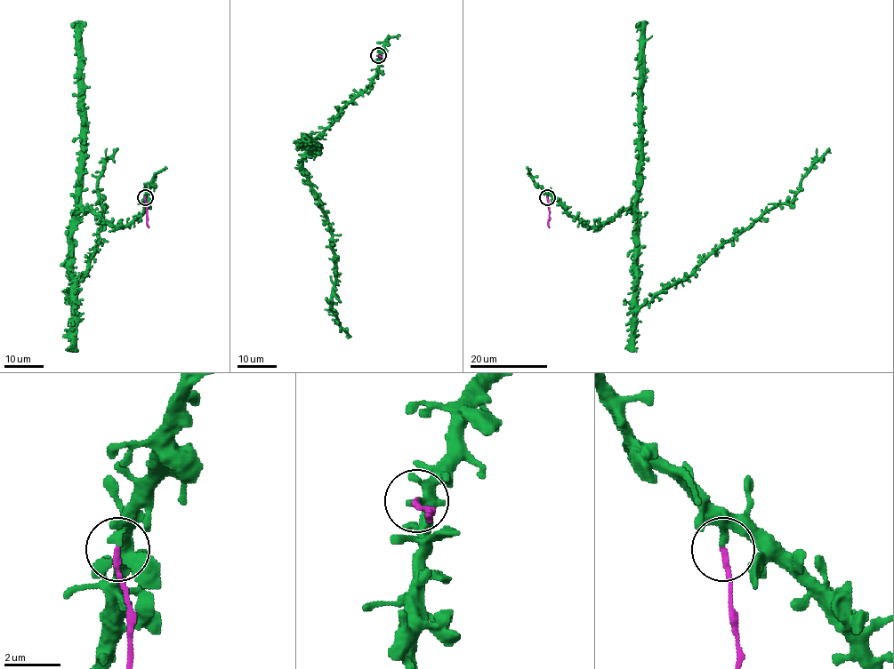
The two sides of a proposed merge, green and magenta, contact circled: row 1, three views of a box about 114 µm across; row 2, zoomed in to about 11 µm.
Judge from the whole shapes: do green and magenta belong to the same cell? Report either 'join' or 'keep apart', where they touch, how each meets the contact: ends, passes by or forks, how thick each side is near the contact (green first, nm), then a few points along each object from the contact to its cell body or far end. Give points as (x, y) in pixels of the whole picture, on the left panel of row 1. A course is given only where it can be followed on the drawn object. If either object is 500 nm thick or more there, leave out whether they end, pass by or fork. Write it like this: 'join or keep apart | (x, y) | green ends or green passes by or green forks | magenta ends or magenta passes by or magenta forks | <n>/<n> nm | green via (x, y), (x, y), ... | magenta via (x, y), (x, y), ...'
keep apart | (145, 197) | green ends | magenta ends | 280/190 nm | green via (145, 196), (125, 225), (89, 211), (76, 217), (74, 306), (69, 291), (99, 242), (98, 177), (118, 148) | magenta via (145, 197), (148, 227)

